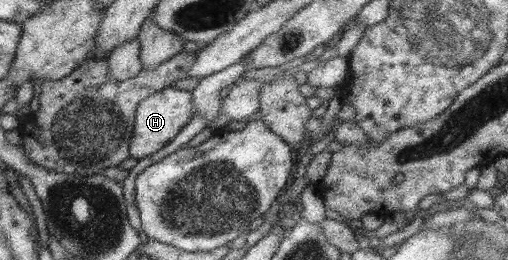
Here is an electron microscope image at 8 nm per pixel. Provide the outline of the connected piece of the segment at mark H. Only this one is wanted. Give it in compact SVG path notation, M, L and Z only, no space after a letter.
M165 87L137 104L134 113L133 135L129 141L129 157L140 159L165 147L192 117L191 94L187 90Z

